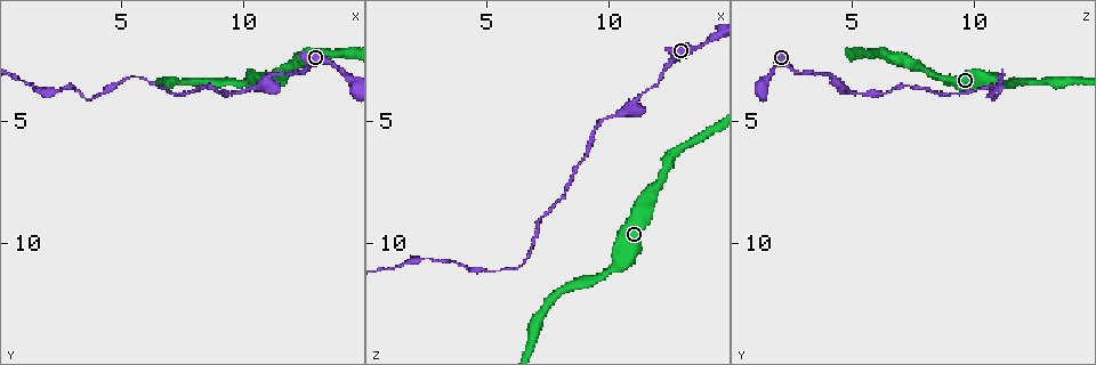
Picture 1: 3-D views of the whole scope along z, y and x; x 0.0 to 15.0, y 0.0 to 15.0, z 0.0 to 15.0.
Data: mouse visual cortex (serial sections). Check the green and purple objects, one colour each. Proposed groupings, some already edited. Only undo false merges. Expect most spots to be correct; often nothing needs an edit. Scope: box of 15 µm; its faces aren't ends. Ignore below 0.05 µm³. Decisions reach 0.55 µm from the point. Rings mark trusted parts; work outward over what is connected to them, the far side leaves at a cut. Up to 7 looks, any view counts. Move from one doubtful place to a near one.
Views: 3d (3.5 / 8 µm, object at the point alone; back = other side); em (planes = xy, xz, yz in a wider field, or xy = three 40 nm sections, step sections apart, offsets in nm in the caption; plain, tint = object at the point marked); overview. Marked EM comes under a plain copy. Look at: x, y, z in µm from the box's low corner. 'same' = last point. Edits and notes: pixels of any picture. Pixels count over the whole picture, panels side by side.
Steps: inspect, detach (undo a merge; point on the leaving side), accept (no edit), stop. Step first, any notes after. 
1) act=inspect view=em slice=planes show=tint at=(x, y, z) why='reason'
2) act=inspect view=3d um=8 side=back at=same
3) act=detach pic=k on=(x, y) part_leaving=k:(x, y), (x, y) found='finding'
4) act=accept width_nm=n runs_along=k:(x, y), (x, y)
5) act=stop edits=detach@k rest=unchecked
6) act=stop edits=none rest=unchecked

act=inspect view=3d um=3.5 side=back at=(11.5, 3.3, 8.6)

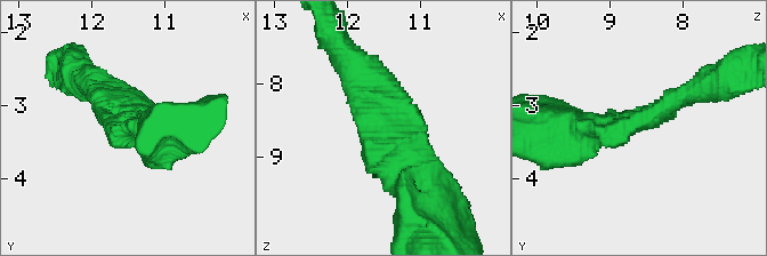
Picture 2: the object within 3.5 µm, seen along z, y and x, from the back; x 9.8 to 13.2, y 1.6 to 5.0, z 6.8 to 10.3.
act=inspect view=em slice=xy step=2 show=tint at=(11.40, 3.25, 8.65)

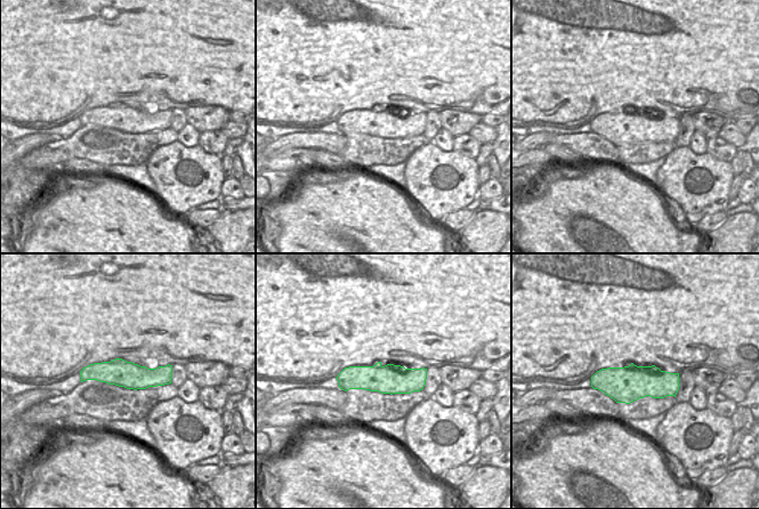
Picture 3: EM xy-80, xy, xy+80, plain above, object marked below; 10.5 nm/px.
act=accept runs_along=3:(169, 368), (161, 376), (82, 373) found='continuous, no second cell'

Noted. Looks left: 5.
act=inspect view=3d um=3.5 side=back at=(11.0, 3.4, 4.3) why='arms part here'

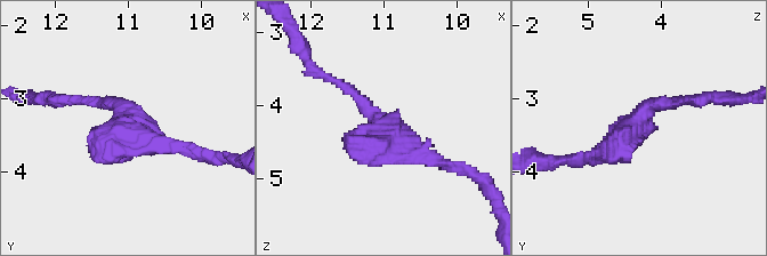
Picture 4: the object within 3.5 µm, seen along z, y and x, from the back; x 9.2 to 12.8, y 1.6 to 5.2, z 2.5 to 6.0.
act=inspect view=em slice=xy step=2 show=tint at=(10.95, 3.45, 4.45)

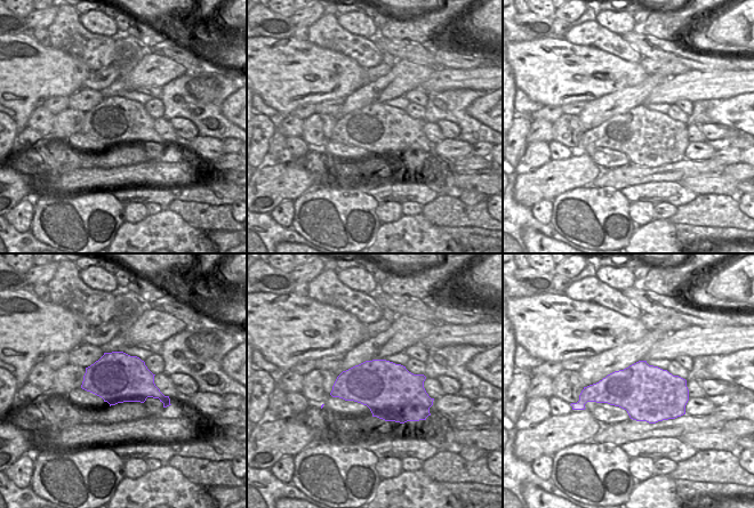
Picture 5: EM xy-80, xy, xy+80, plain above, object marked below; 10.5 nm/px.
act=accept width_nm=600 runs_along=4:(344, 87), (403, 151), (452, 166) found='one cell here'

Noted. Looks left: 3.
act=inspect view=3d um=3.5 at=(8.4, 3.5, 7.2) why='thin neck'

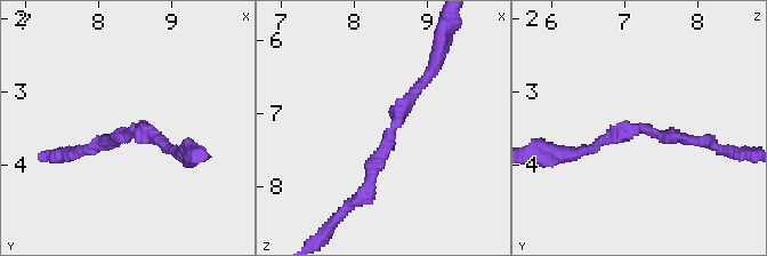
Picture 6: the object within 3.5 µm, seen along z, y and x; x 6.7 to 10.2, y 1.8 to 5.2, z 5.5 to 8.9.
act=inspect view=em slice=xy step=2 show=tint at=(8.55, 3.50, 7.25) arm_widths_nm=150,150 why='now the EM'

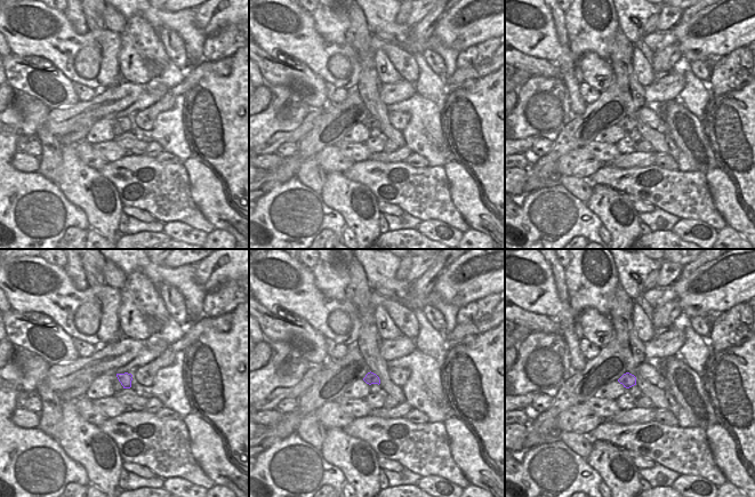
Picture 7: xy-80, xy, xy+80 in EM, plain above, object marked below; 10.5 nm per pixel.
act=accept runs_along=6:(430, 73), (398, 111), (361, 197) found='one cell here'

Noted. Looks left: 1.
act=stop edits=none rest=unchecked

